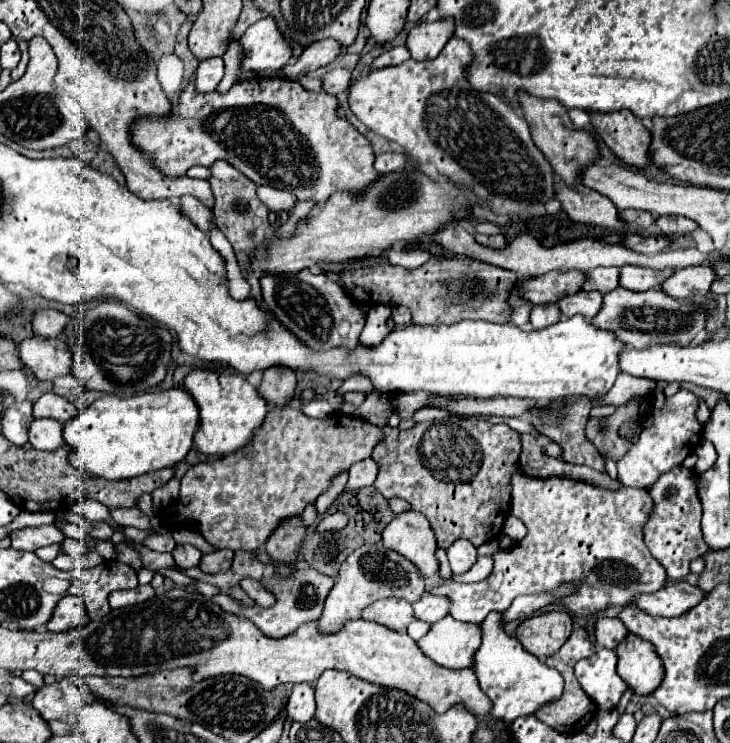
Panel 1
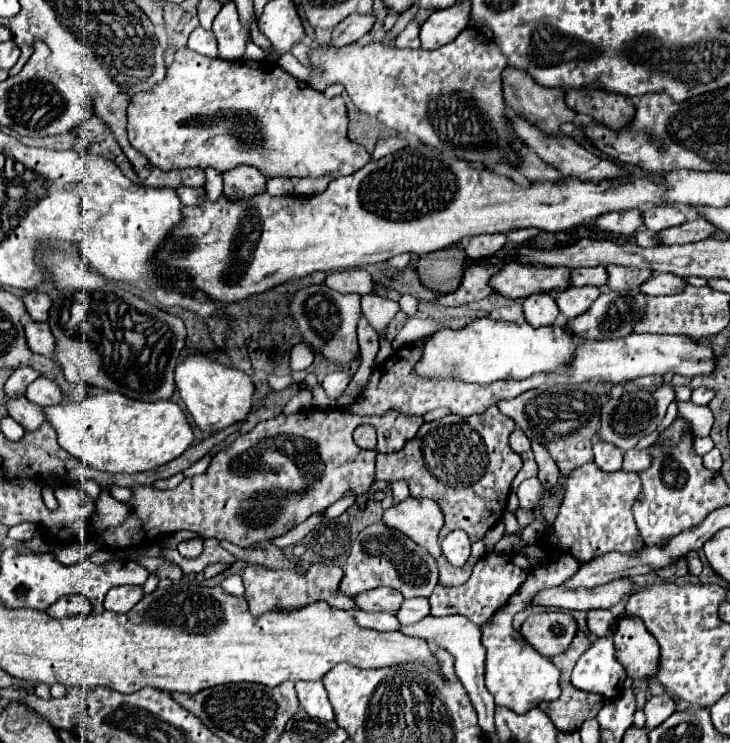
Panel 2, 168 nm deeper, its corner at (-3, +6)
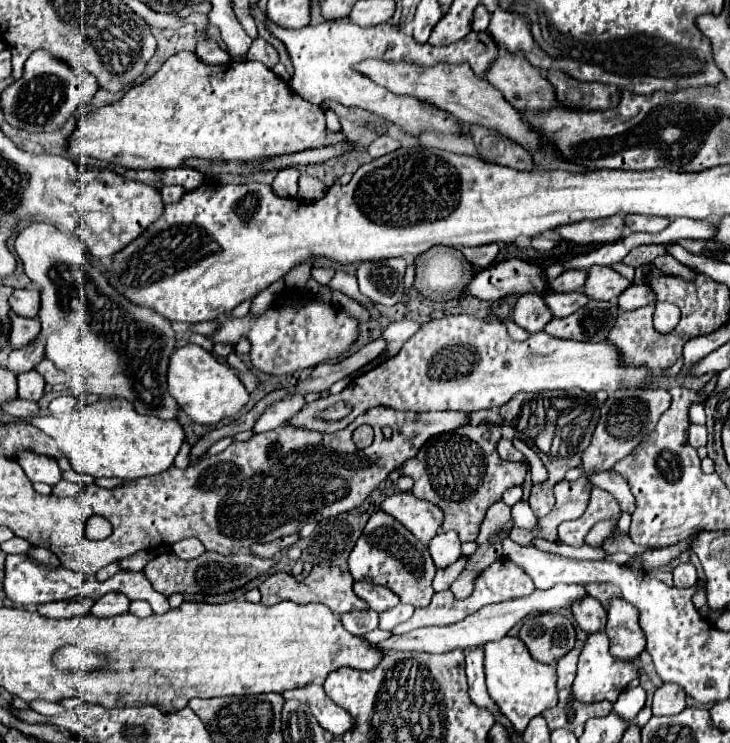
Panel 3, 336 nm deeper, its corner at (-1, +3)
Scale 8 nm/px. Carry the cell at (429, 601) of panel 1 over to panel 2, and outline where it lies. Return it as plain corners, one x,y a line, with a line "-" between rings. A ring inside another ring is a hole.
409,598
403,602
401,612
397,612
397,618
401,624
415,624
423,620
429,614
431,606
427,598

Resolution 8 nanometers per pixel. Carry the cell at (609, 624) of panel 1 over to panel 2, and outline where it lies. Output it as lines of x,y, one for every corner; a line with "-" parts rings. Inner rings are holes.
593,610
587,614
587,626
589,626
589,632
597,638
603,638
603,636
611,638
615,616
611,614
611,610

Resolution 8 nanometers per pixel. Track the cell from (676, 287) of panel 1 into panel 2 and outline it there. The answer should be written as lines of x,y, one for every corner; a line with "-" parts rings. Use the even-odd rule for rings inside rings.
657,274
657,276
651,276
643,286
641,290
649,296
661,296
661,294
677,294
677,292
683,292
687,286
685,278
681,276
673,276
673,274

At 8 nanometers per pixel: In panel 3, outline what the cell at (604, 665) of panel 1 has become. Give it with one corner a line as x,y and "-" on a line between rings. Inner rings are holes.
603,631
589,635
589,639
585,641
585,647
579,655
579,665
577,665
577,679
573,683
573,699
579,699
583,703
595,703
595,701
611,701
615,703
617,697
621,695
621,691
639,677
639,671
633,663
623,661
623,659
615,659
609,653
609,641
607,635
-
587,659
587,665
585,665

